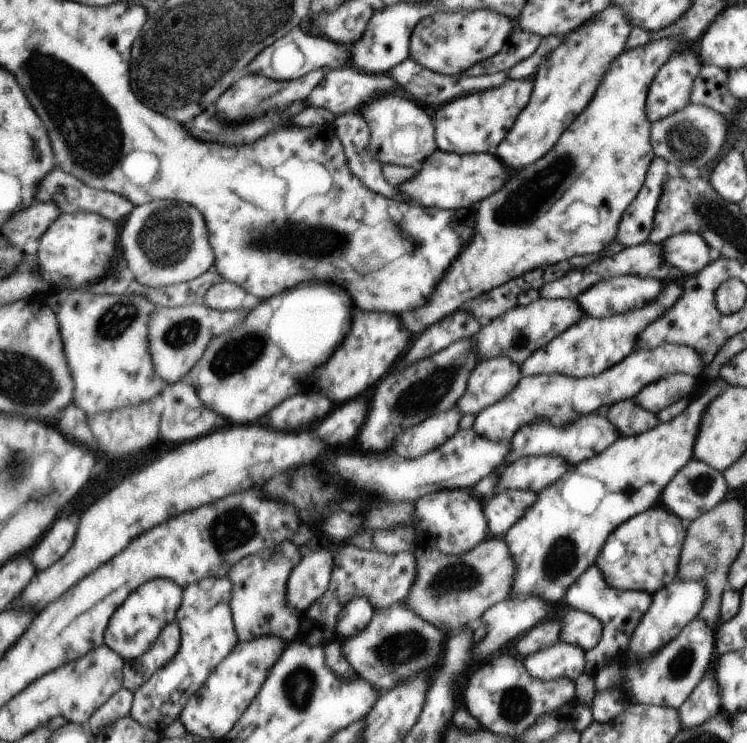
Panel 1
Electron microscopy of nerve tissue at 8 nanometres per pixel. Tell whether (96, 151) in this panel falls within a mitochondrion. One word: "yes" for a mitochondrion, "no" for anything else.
yes

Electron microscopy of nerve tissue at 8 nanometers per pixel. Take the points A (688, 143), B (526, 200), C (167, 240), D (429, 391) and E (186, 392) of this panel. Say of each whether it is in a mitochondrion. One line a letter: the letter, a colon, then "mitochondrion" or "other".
A: mitochondrion
B: mitochondrion
C: mitochondrion
D: mitochondrion
E: other

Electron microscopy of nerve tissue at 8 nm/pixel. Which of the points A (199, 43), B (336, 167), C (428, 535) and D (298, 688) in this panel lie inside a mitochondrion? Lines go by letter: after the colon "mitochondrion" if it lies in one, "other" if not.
A: mitochondrion
B: other
C: other
D: mitochondrion

